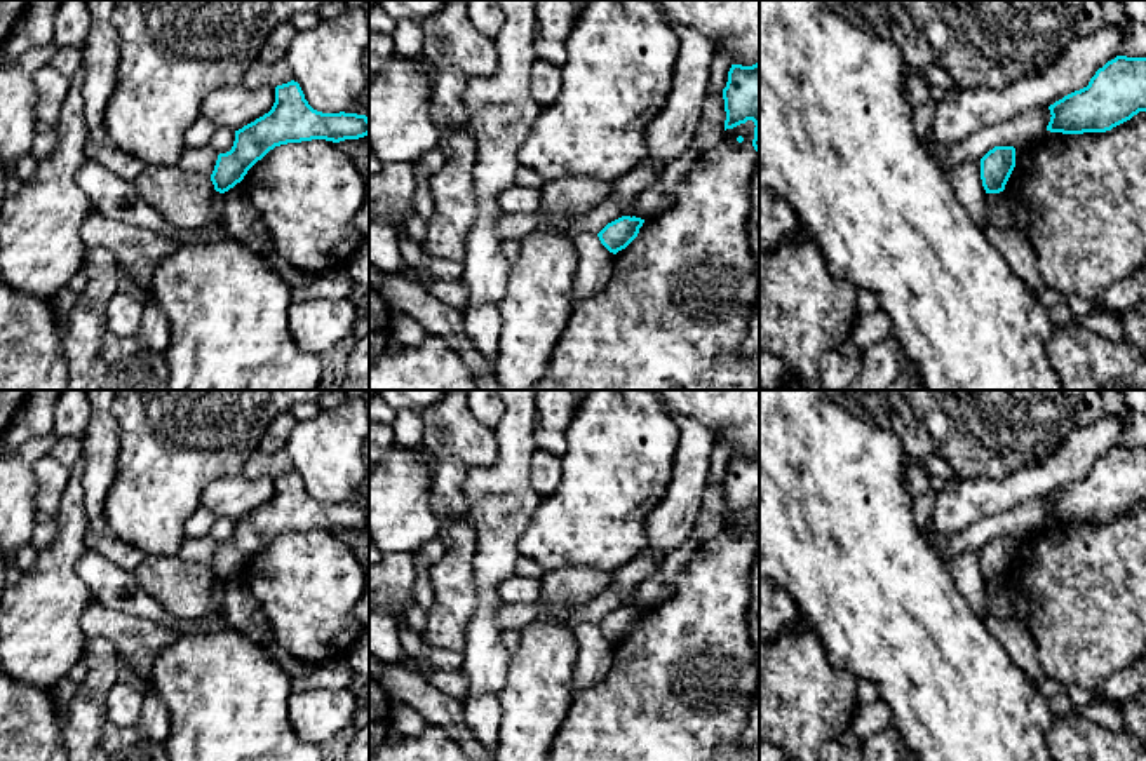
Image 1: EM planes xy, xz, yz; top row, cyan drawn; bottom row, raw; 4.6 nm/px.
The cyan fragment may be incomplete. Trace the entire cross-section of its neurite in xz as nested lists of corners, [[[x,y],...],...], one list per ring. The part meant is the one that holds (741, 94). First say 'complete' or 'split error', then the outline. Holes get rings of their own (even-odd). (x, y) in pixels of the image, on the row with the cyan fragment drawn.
complete; [[[759,61],[752,66],[731,64],[723,89],[725,131],[754,122],[752,146],[759,155]]]

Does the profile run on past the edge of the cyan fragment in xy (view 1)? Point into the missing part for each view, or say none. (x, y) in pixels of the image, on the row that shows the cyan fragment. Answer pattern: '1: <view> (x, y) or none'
1: none

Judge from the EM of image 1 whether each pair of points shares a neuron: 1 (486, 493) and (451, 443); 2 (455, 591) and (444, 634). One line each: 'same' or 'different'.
1: different
2: same

